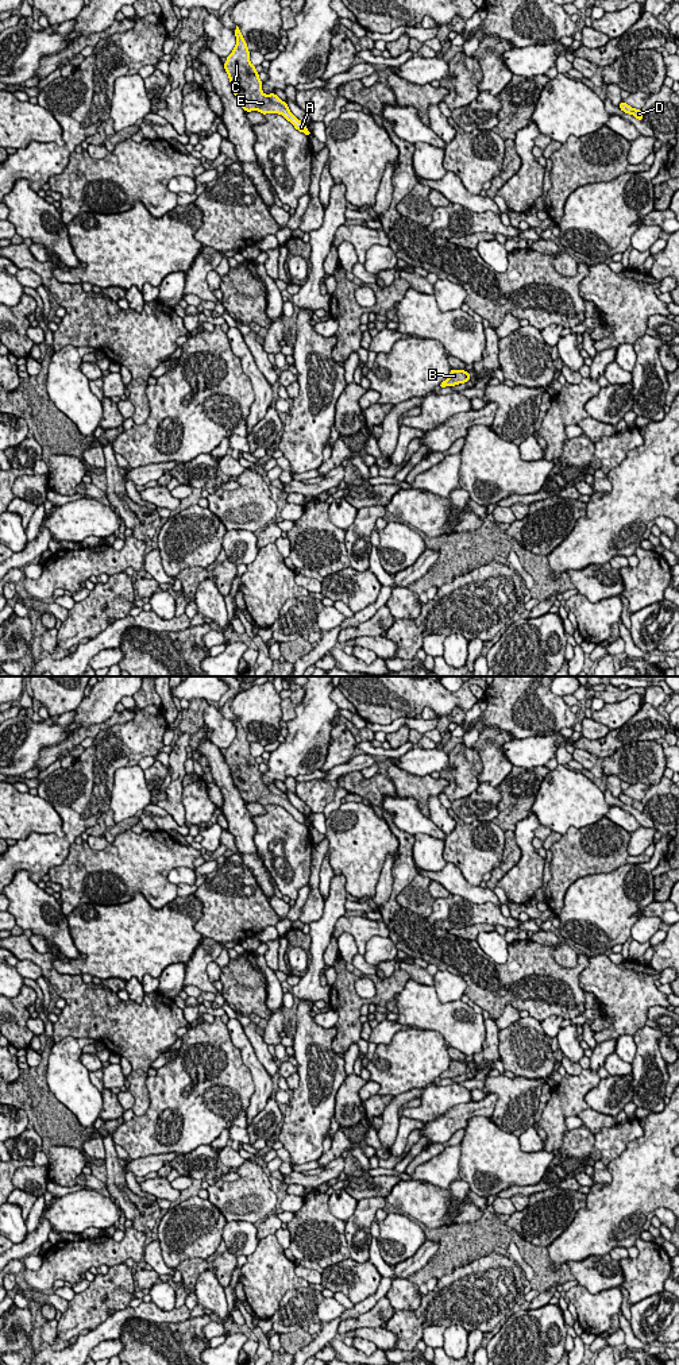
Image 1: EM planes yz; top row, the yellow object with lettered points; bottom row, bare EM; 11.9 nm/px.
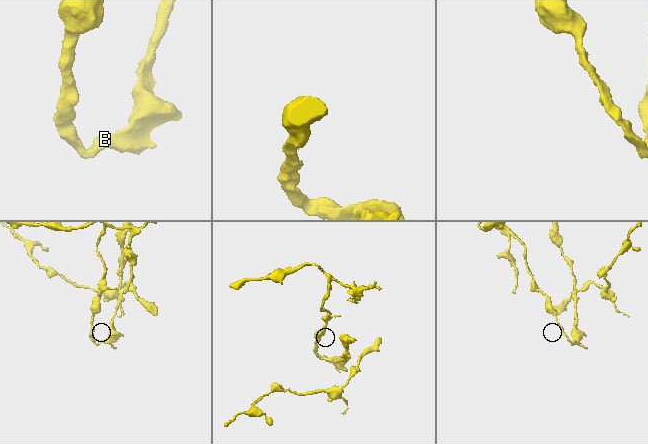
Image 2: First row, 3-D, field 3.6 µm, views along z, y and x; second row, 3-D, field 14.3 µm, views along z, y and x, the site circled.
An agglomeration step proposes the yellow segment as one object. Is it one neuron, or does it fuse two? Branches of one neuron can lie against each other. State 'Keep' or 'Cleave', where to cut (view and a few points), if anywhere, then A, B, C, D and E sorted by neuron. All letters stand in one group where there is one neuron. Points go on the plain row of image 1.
Keep. No split. Groups: A B C D E

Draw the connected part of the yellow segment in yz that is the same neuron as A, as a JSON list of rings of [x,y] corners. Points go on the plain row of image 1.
[[[238,717],[234,724],[236,737],[227,748],[224,760],[228,764],[231,779],[242,799],[246,803],[258,802],[262,806],[282,806],[296,821],[308,828],[312,826],[312,824],[306,821],[306,815],[290,803],[286,793],[282,793],[275,784],[265,786],[262,783],[263,772],[259,771],[259,764],[250,752],[250,741]]]

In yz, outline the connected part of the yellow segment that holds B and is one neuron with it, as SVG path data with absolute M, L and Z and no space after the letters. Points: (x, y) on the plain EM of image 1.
M451 1060L450 1068L443 1072L439 1077L445 1079L445 1077L455 1077L459 1075L466 1075L471 1069L471 1065L468 1065L466 1061L455 1061Z

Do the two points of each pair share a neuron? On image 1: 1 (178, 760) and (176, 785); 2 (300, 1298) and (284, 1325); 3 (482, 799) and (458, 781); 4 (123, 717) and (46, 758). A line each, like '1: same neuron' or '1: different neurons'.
1: same neuron
2: same neuron
3: different neurons
4: same neuron

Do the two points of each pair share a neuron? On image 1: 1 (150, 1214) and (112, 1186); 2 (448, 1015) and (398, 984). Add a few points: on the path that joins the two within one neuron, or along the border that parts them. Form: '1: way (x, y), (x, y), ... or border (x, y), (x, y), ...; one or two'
1: way (141, 1210), (122, 1194); one
2: border (409, 979), (397, 995), (396, 1005); two

